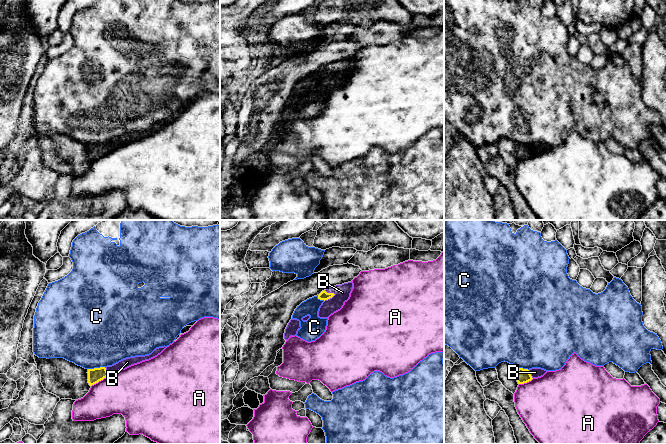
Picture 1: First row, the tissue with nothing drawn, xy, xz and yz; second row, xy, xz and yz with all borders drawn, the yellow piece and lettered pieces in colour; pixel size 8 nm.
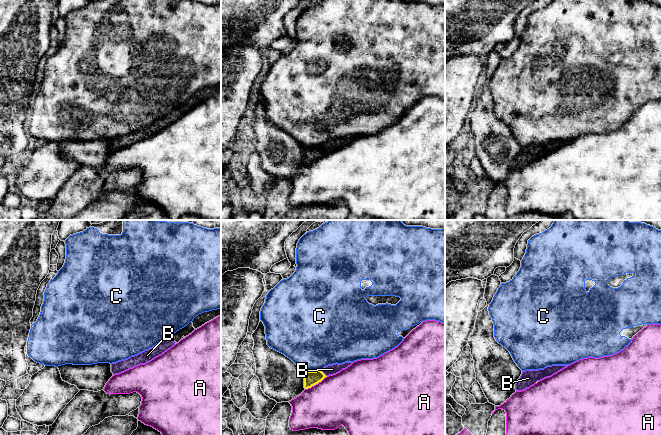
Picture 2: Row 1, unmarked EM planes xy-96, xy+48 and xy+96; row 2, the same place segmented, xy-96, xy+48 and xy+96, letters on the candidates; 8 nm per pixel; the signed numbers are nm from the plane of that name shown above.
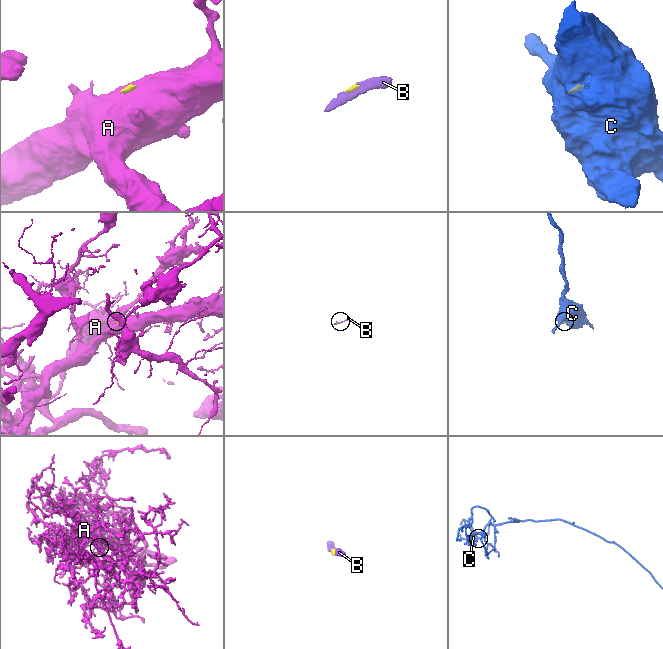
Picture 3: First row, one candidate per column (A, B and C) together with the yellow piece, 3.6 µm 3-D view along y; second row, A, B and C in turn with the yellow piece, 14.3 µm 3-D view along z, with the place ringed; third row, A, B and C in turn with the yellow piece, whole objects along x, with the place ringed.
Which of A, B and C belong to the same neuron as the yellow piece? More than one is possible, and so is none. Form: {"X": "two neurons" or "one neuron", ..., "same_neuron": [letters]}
{"A": "two neurons", "B": "one neuron", "C": "two neurons", "same_neuron": ["B"]}

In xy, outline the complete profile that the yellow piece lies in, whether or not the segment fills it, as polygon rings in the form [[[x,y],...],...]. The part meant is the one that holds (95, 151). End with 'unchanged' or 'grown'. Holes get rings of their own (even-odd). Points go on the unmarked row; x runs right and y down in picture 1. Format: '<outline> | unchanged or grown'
[[[159,123],[156,124],[151,130],[145,131],[145,132],[135,132],[123,135],[119,137],[118,139],[107,142],[107,143],[100,143],[100,144],[94,144],[94,145],[88,145],[88,159],[90,162],[98,159],[99,157],[103,156],[107,152],[114,150],[116,147],[120,145],[125,145],[131,141],[140,139],[145,136],[149,136],[158,130],[160,130],[166,123]]] | grown

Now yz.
[[[541,144],[523,145],[517,146],[517,158],[518,160],[524,160],[531,157],[533,154],[543,152],[547,147]]] | grown

